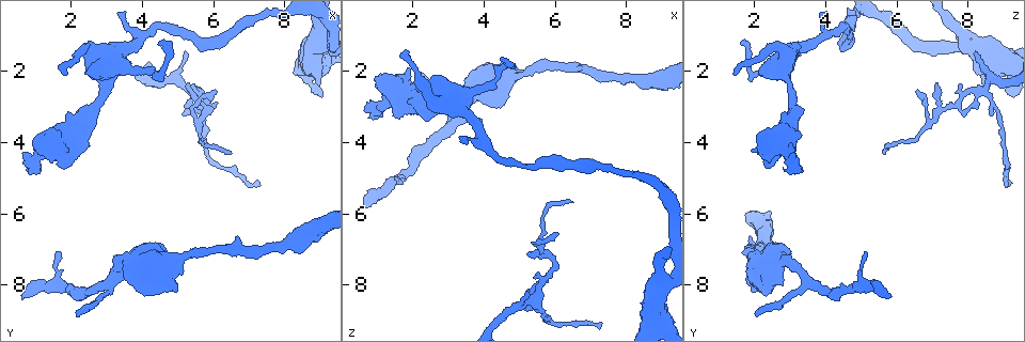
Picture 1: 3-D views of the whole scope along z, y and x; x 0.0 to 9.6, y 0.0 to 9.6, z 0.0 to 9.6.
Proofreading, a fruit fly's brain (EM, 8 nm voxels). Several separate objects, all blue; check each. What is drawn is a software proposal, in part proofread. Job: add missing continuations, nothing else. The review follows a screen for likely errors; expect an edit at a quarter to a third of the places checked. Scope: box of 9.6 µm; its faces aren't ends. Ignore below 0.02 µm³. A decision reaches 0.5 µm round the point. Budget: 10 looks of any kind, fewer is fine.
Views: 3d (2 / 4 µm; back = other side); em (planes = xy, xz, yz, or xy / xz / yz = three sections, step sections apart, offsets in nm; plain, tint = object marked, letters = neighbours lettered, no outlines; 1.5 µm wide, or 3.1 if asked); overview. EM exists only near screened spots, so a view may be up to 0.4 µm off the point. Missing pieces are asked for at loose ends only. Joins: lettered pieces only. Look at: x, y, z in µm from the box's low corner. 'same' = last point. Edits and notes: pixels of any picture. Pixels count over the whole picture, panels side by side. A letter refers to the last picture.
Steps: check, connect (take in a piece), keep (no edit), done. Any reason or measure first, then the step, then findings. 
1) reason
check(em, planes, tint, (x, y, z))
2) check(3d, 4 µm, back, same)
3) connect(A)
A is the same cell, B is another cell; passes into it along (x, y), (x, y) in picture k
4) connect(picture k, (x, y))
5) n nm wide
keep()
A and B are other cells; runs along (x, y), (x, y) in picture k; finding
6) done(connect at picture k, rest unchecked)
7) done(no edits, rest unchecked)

an open end
check(3d, 4 µm, (1.75, 2.05, 1.40))

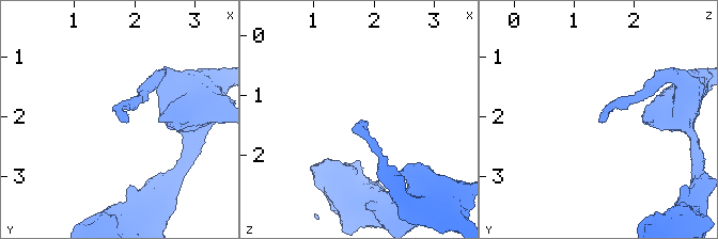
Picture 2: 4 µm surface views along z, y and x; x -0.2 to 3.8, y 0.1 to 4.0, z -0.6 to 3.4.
check(em, planes, letters, (1.80, 2.10, 1.45))

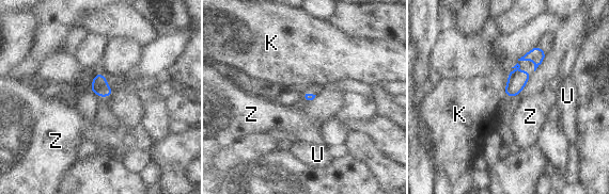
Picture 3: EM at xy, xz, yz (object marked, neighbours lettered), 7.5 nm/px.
keep()
K, U and Z are other cells; border along (503, 91), (506, 95) in picture 3; no lettered piece goes on from it

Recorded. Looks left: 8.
thin end
check(em, planes, letters, (5.30, 2.35, 7.10))

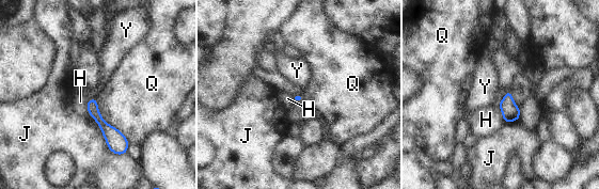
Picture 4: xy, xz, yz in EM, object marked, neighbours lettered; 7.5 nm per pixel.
keep()
H, J, Q and Y are other cells; border along (95, 98), (99, 114), (130, 143) in picture 4; none of them fits

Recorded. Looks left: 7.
free end
check(em, planes, letters, (2.15, 8.95, 2.05))

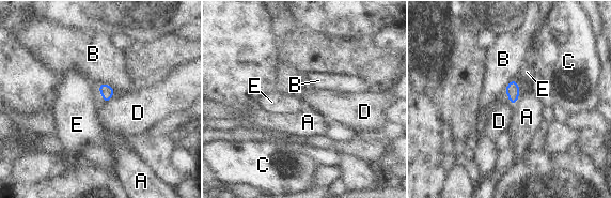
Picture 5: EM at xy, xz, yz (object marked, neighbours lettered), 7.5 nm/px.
keep()
A, B, C, D and E are other cells; border along (111, 97), (104, 103) in picture 5; none of them fits

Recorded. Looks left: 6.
branch stops here
check(em, planes, letters, (1.70, 7.05, 5.20))

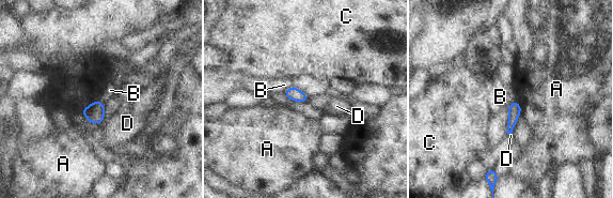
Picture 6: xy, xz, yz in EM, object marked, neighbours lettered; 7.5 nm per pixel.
A touches over 150 nm
keep()
A, B, C and D are other cells; border along (97, 100), (81, 110) in picture 6; no lettered piece goes on from it

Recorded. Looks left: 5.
done(no edits, rest unchecked)

